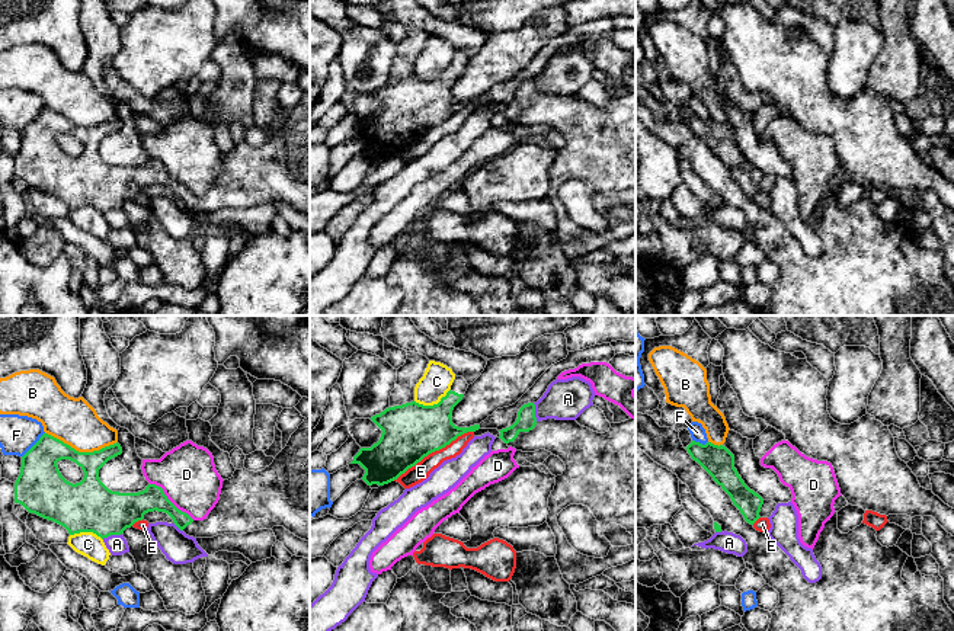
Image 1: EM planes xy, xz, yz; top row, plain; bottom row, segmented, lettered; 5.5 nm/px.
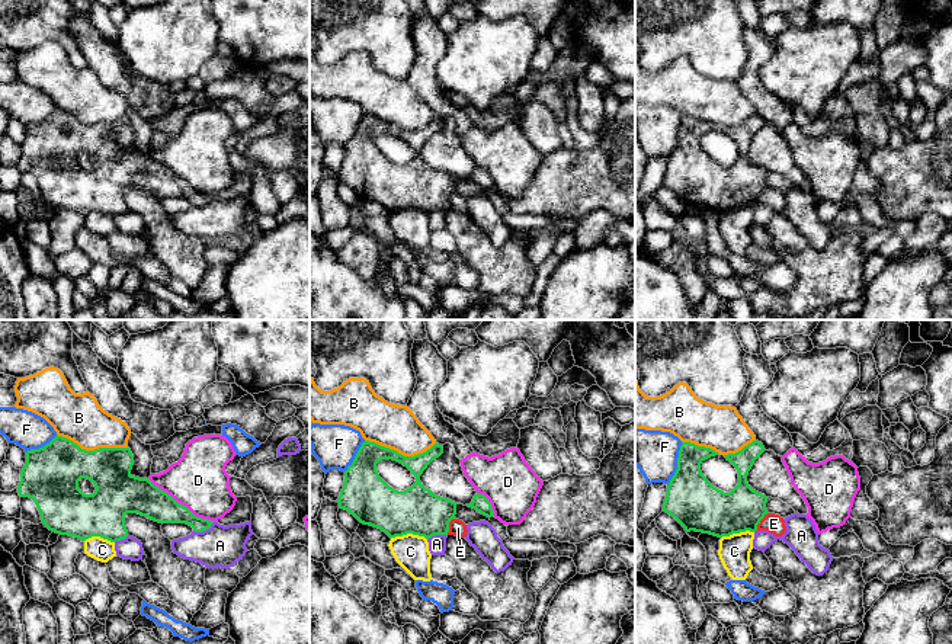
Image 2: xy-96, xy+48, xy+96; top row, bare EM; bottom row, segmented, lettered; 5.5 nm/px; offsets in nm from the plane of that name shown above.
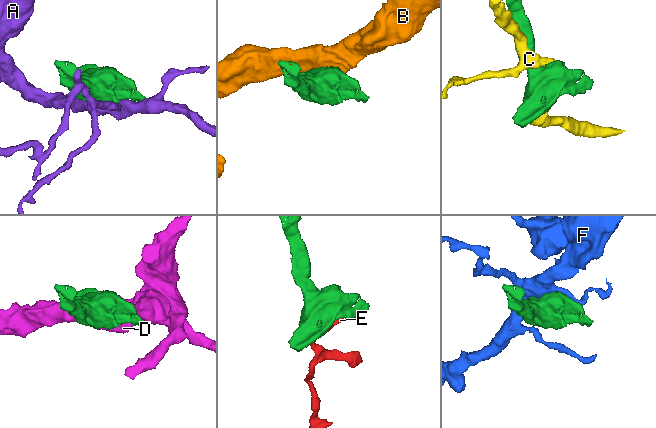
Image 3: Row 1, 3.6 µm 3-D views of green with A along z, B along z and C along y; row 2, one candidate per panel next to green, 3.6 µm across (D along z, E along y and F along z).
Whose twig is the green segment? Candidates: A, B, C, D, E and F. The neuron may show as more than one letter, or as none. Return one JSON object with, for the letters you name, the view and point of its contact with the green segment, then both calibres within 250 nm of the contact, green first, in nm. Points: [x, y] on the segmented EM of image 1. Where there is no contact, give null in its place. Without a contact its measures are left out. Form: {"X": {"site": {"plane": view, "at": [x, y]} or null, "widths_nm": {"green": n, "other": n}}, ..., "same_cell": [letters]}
{"same_cell": []}

